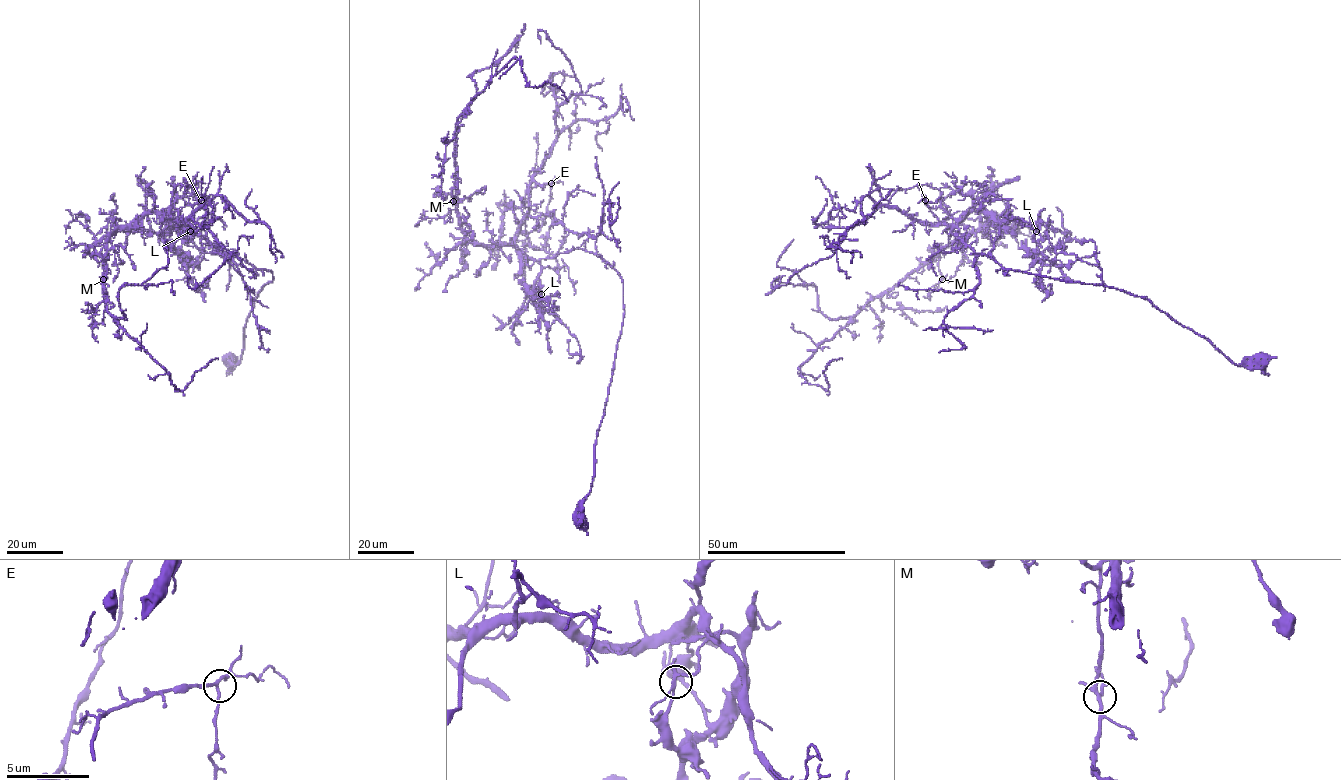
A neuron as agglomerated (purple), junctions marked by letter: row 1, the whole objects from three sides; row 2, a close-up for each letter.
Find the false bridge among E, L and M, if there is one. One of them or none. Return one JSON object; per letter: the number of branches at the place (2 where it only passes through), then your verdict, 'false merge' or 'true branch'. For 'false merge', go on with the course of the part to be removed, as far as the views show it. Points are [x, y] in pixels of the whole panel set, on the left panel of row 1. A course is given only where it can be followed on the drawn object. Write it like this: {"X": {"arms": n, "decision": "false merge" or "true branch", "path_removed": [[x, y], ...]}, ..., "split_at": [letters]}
{"E": {"arms": 4, "decision": "true branch"}, "L": {"arms": 4, "decision": "true branch"}, "M": {"arms": 4, "decision": "true branch"}, "split_at": []}

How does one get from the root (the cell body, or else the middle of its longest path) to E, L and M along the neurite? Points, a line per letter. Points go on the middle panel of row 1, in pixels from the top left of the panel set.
E: (578, 521), (623, 284), (581, 248), (534, 260), (516, 245), (530, 190), (551, 183)
L: (578, 521), (594, 475), (624, 317), (623, 284), (596, 255), (574, 248), (540, 260), (531, 293), (541, 294)
M: (578, 521), (594, 475), (624, 317), (621, 276), (581, 248), (534, 260), (511, 245), (472, 242), (453, 201)

